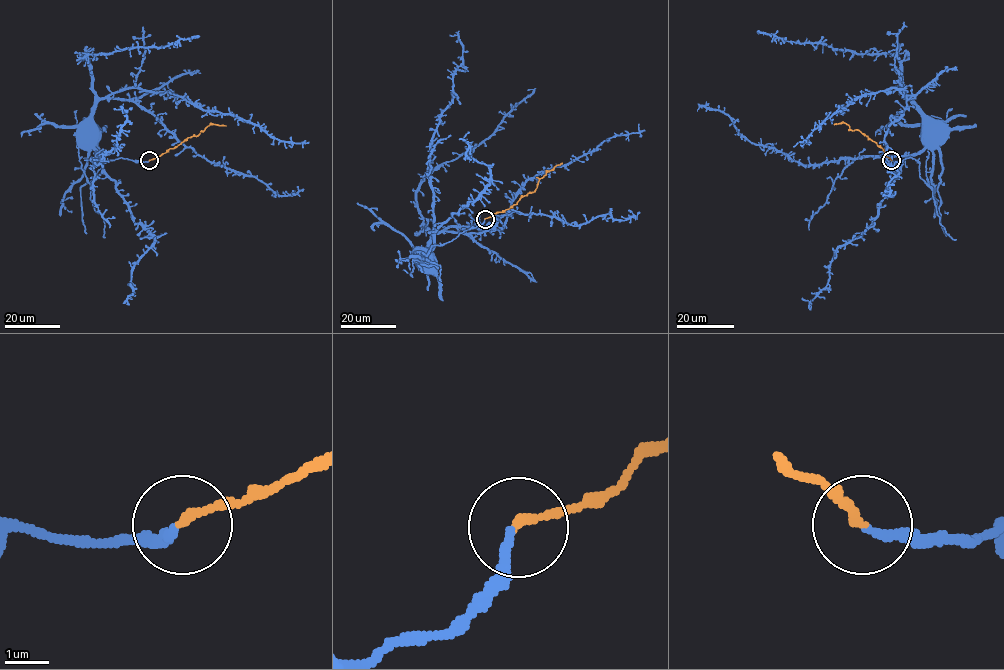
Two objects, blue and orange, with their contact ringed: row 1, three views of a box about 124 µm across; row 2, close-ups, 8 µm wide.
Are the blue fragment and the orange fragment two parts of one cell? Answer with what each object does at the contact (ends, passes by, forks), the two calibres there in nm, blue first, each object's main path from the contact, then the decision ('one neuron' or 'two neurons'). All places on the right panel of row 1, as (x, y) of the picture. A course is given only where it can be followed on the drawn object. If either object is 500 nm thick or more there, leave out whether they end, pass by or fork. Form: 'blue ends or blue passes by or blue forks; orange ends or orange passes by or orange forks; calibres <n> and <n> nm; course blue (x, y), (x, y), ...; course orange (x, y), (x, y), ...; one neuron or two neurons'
blue ends; orange ends; calibres 200 and 200 nm; course blue (892, 160), (917, 160), (919, 176), (928, 186), (926, 176), (932, 169), (933, 153), (923, 143), (923, 136); course orange (892, 160), (882, 147), (858, 130), (851, 130), (843, 122), (833, 124); one neuron

